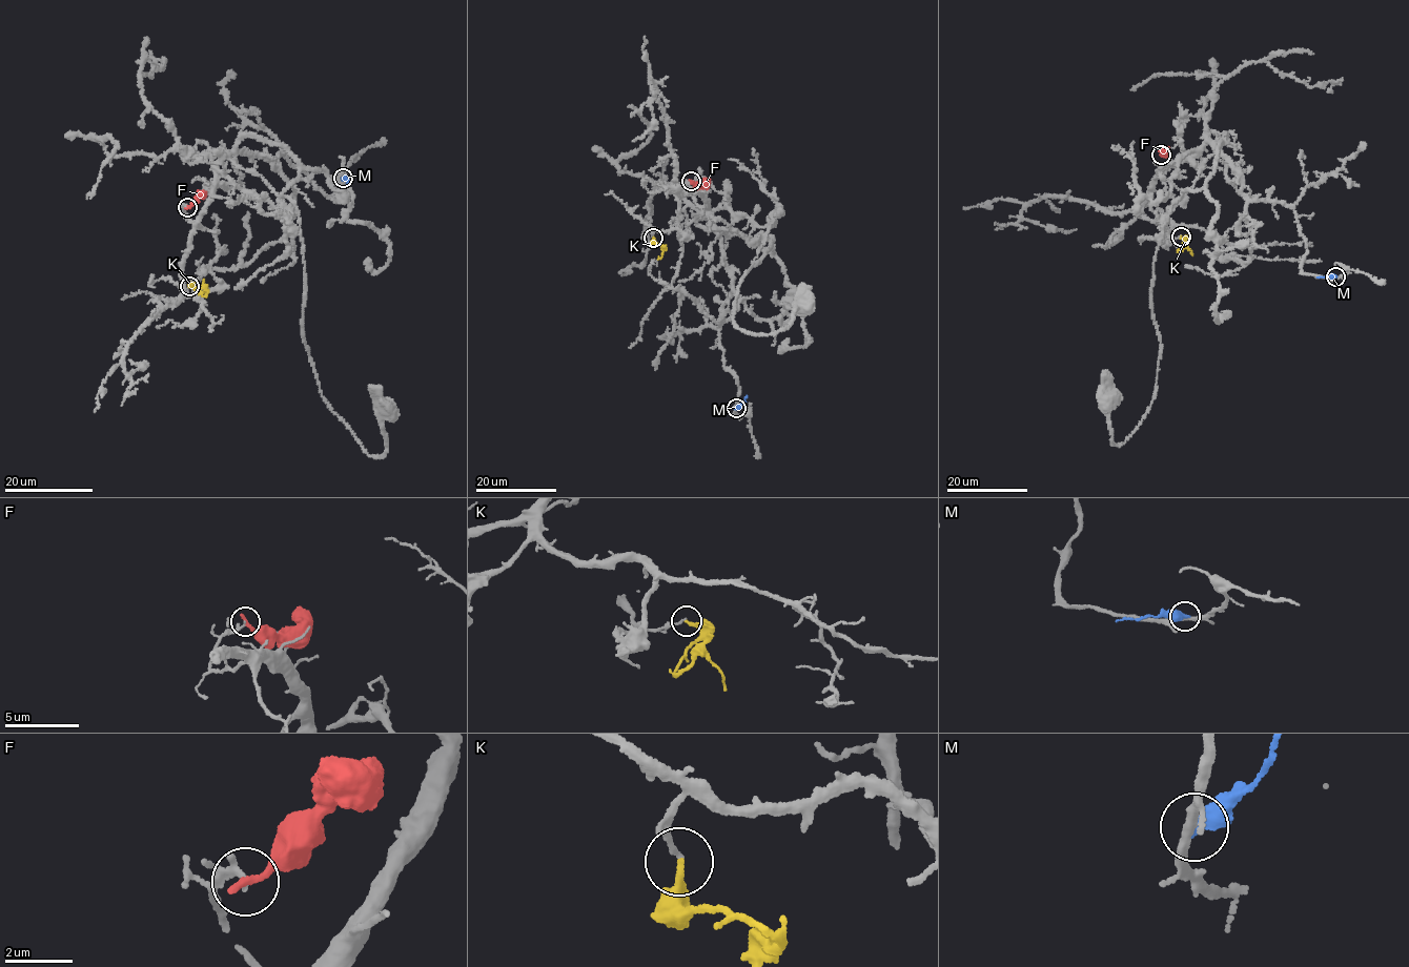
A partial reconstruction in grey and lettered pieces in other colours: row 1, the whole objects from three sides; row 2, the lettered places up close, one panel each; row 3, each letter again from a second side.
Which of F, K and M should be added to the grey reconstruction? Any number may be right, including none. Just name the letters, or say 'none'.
none

